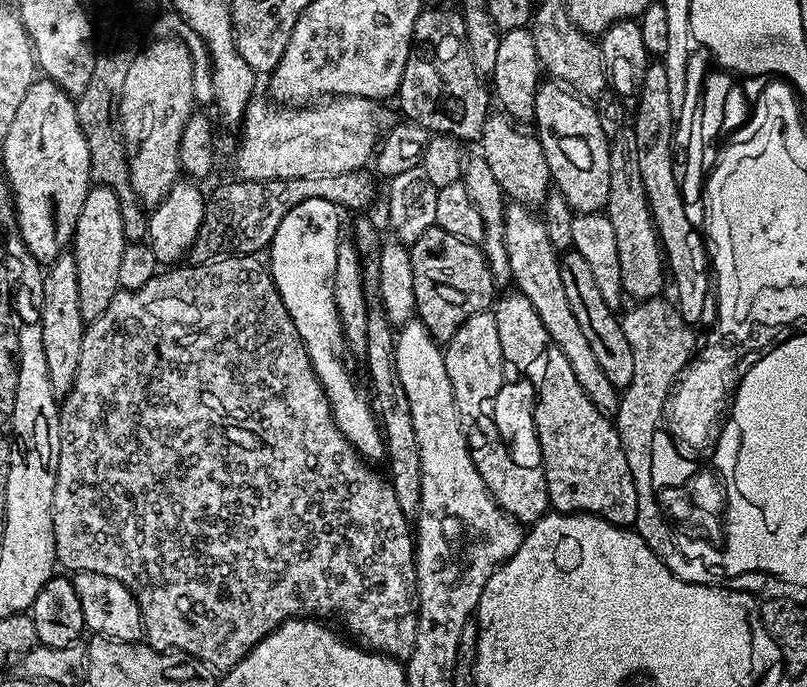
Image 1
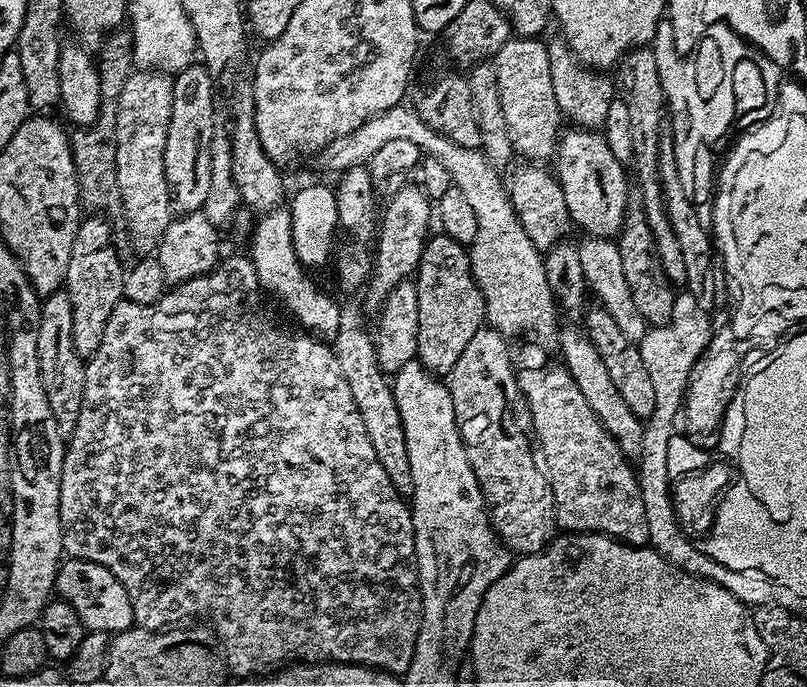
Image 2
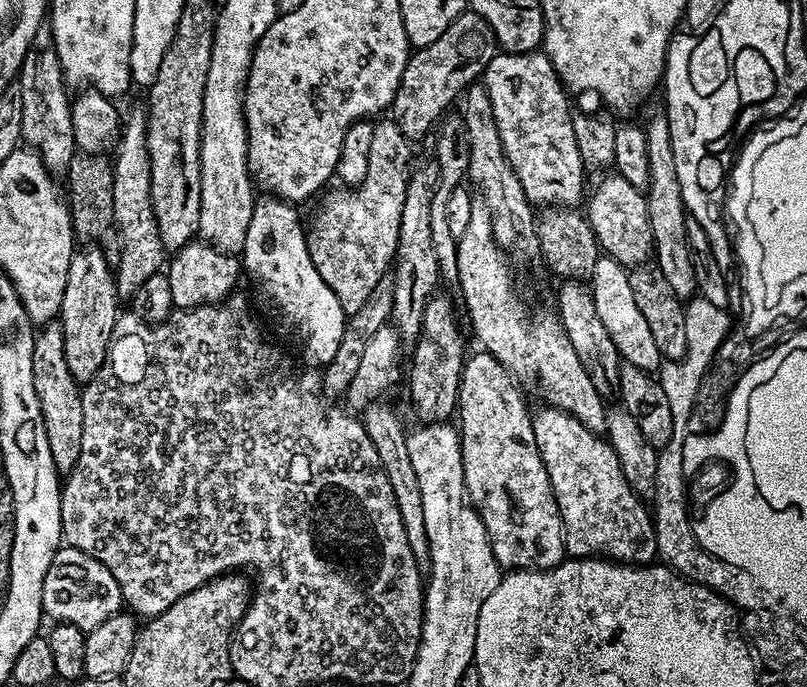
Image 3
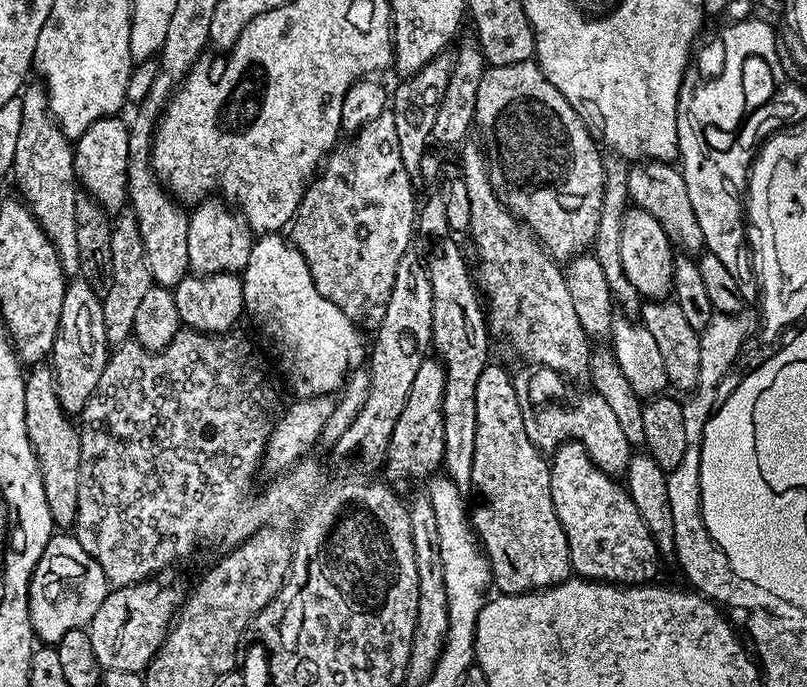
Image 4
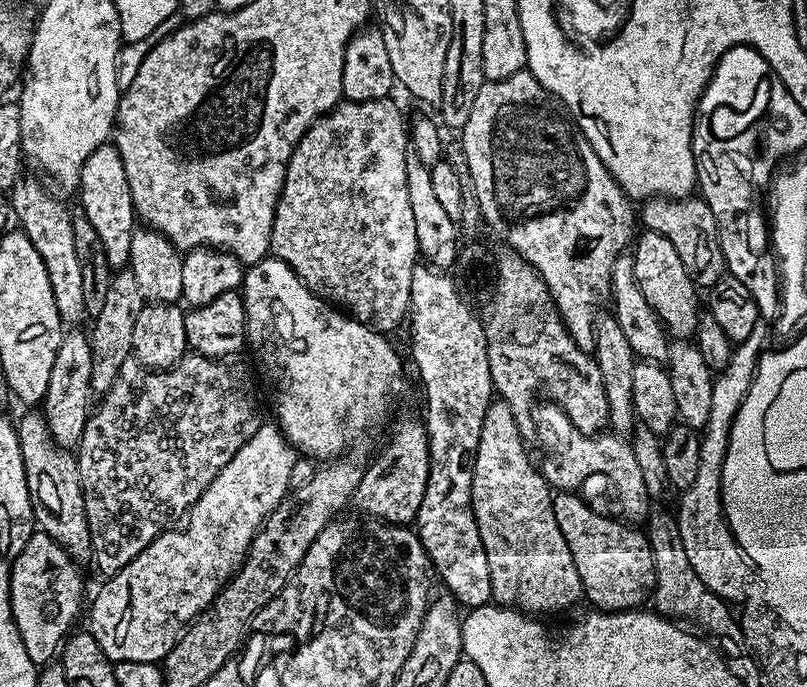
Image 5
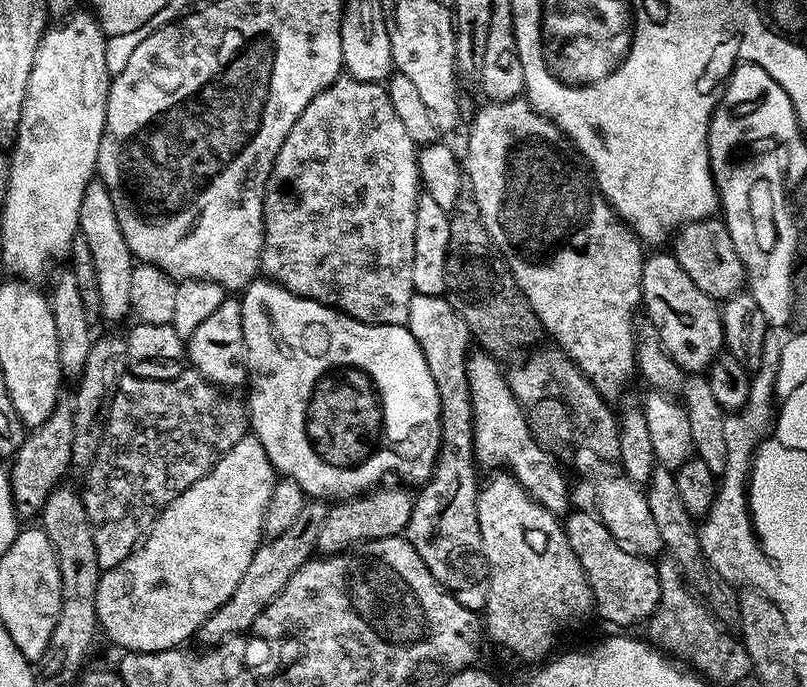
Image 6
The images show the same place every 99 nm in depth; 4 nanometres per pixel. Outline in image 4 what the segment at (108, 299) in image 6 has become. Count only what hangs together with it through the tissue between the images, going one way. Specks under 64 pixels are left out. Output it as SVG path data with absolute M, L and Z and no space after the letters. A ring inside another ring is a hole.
M119 115L103 116L86 134L82 134L74 141L74 170L79 187L96 203L103 206L109 214L119 214L125 211L128 196L128 155L130 154L129 125L120 121Z

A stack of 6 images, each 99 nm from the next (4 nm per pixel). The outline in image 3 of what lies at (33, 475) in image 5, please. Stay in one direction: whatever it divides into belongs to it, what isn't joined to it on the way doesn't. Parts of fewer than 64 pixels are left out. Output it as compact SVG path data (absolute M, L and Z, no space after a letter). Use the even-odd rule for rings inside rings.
M58 322L45 324L35 333L34 342L34 394L42 412L42 422L46 428L46 443L54 458L56 471L61 474L71 472L82 454L82 388L70 374L66 366L66 344L62 338L62 326Z

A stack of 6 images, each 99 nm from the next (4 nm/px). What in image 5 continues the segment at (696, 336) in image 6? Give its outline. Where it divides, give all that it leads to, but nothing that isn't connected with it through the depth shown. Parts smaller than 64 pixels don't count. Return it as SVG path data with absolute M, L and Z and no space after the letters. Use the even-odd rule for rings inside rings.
M644 230L639 233L635 248L636 252L631 253L634 278L638 286L642 286L642 294L653 307L654 314L664 326L664 331L672 338L695 337L697 329L702 324L702 300L701 297L700 300L696 297L698 285L690 278L686 266L682 266L682 258L678 258L674 245L667 238L662 238L662 234Z

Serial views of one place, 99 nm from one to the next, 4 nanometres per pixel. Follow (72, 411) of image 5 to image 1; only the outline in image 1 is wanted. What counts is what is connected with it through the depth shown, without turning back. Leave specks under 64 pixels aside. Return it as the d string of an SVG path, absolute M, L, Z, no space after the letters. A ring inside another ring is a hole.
M107 184L89 187L86 202L82 202L82 214L78 214L76 230L70 241L70 254L75 257L78 266L78 304L82 306L85 322L97 320L106 306L110 306L116 293L121 291L118 270L125 243L118 194L114 194Z

